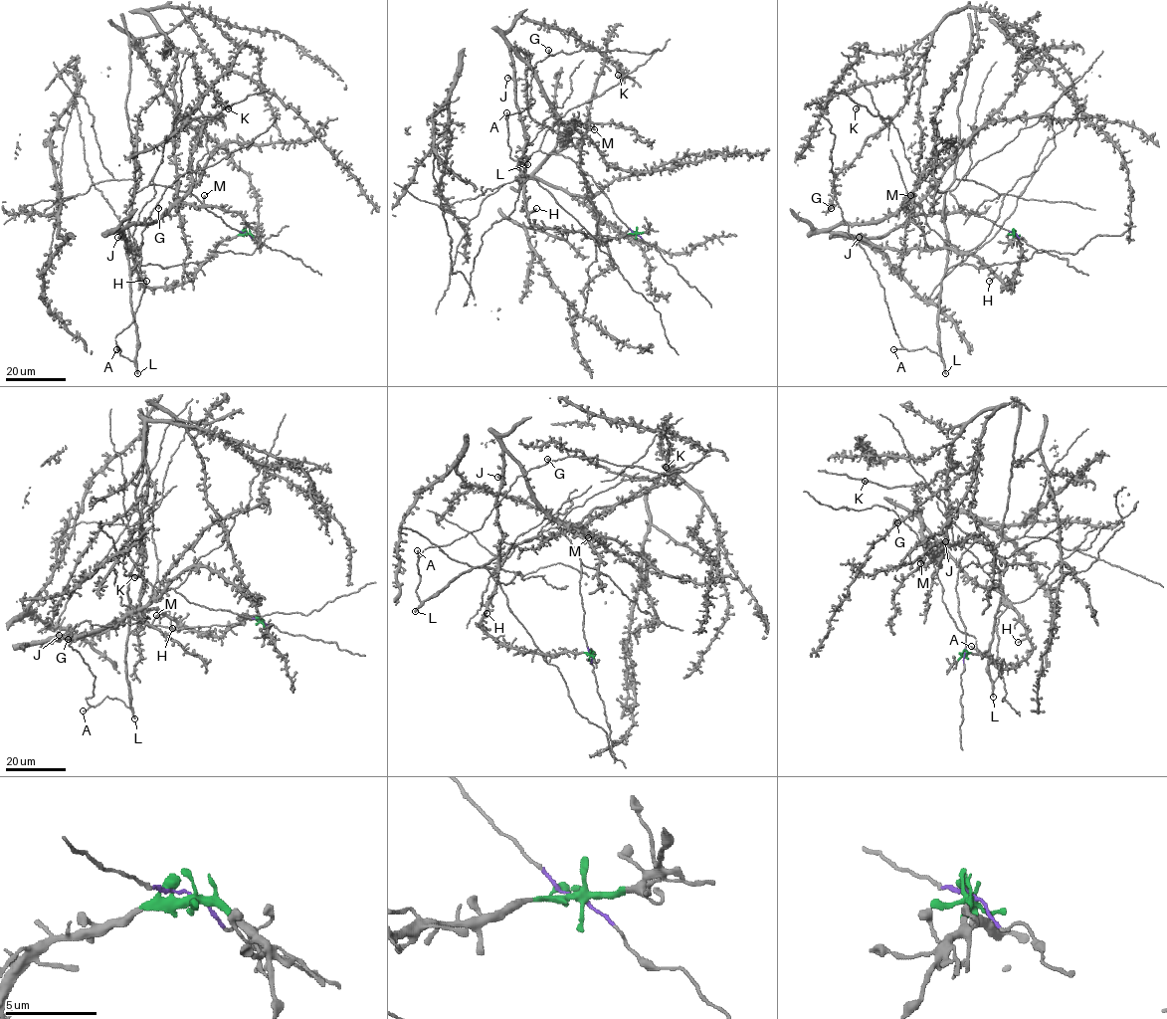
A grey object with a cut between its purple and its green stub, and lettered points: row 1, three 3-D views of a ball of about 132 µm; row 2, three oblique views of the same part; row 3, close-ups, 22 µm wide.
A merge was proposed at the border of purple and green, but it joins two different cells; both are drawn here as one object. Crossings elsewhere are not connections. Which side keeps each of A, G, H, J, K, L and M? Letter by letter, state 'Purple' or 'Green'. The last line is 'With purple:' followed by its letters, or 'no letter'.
A: Purple
G: Purple
H: Green
J: Green
K: Purple
L: Purple
M: Green
With purple: A, G, K, L

